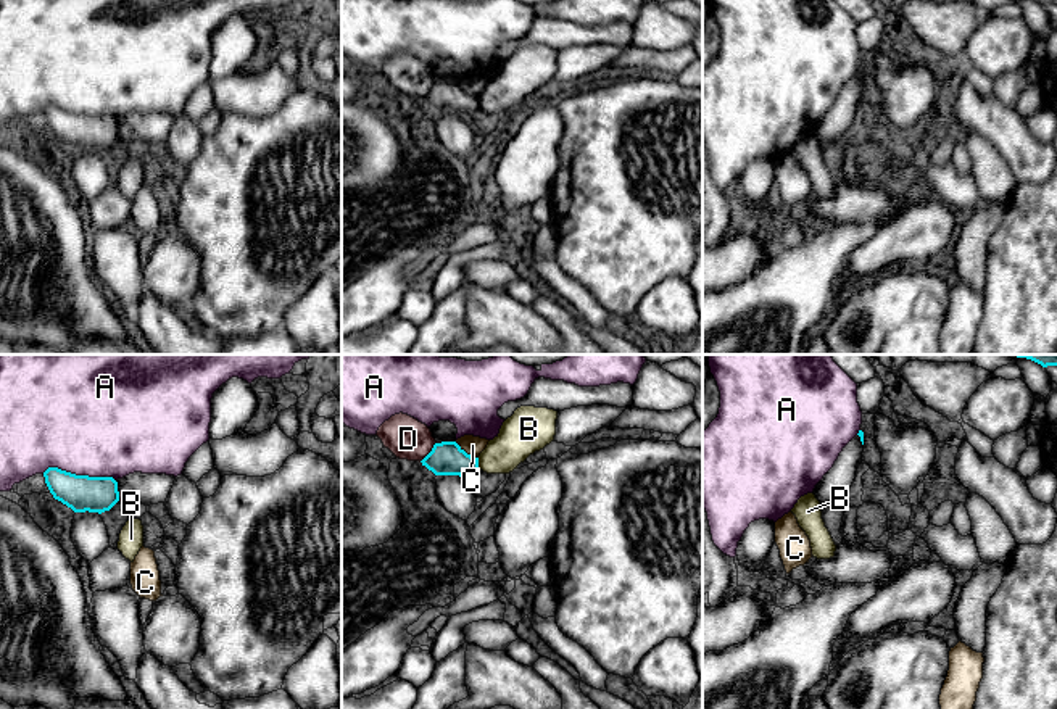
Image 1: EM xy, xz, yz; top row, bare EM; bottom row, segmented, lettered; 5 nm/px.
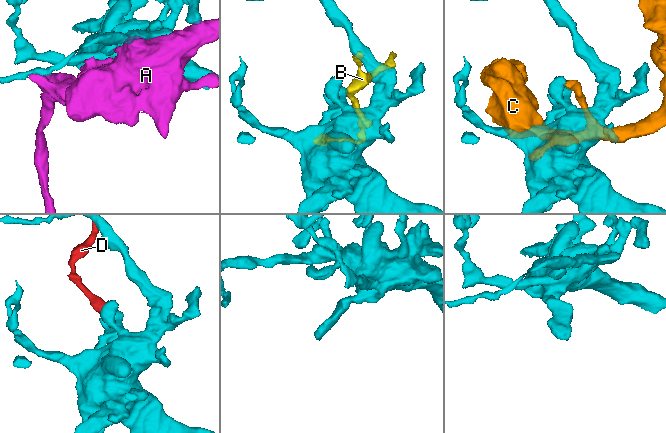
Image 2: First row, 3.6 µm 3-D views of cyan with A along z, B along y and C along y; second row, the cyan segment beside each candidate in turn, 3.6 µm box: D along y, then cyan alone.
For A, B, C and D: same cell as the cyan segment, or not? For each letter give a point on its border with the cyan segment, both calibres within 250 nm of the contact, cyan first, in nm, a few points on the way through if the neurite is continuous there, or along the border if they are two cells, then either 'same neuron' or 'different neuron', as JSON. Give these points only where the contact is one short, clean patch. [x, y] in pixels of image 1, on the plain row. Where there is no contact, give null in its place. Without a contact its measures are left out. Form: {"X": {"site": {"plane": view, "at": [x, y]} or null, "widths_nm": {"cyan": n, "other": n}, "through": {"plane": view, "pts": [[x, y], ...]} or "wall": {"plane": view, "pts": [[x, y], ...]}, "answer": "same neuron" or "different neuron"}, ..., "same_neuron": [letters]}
{"A": {"site": {"plane": "xy", "at": [79, 115]}, "widths_nm": {"cyan": 180, "other": 480}, "answer": "different neuron"}, "B": {"site": {"plane": "xz", "at": [477, 102]}, "widths_nm": {"cyan": 170, "other": 200}, "wall": {"plane": "xz", "pts": [[477, 97], [479, 107]]}, "answer": "different neuron"}, "C": {"site": {"plane": "xz", "at": [464, 91]}, "widths_nm": {"cyan": 170, "other": 100}, "wall": {"plane": "xz", "pts": [[455, 81], [477, 97]]}, "answer": "different neuron"}, "D": {"site": {"plane": "xz", "at": [431, 91]}, "widths_nm": {"cyan": 170, "other": 200}, "wall": {"plane": "xz", "pts": [[435, 81], [421, 100]]}, "answer": "different neuron"}, "same_neuron": []}

